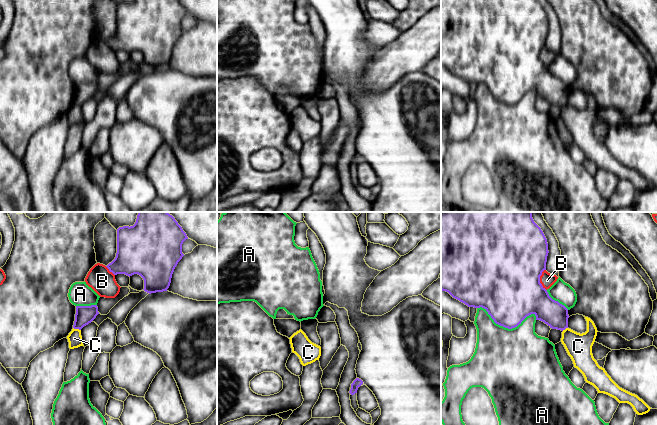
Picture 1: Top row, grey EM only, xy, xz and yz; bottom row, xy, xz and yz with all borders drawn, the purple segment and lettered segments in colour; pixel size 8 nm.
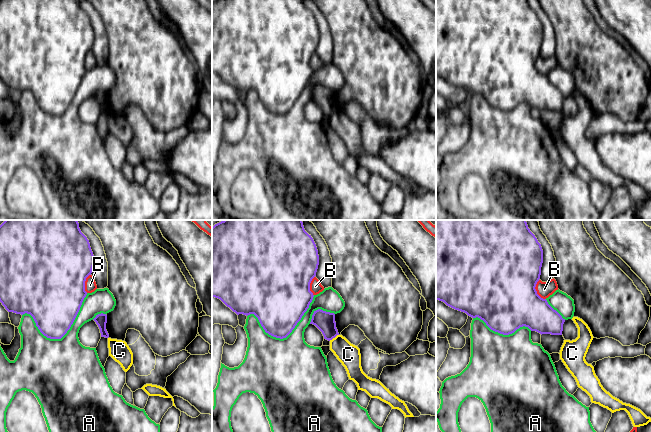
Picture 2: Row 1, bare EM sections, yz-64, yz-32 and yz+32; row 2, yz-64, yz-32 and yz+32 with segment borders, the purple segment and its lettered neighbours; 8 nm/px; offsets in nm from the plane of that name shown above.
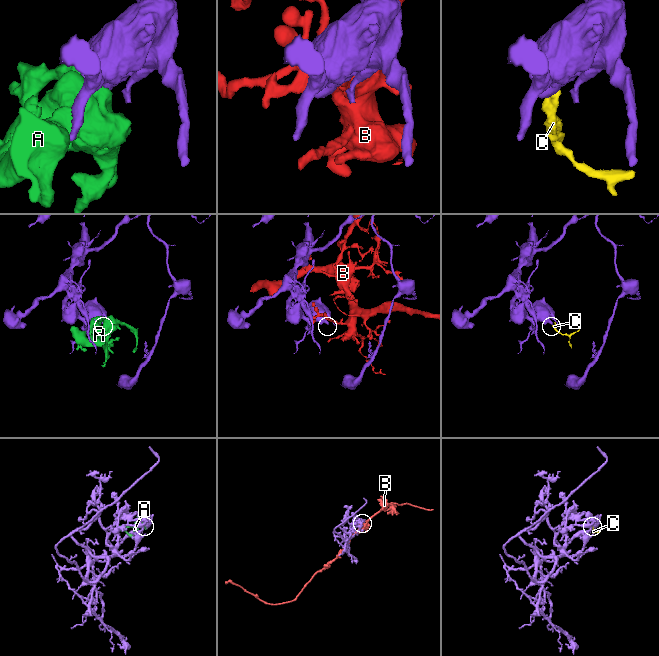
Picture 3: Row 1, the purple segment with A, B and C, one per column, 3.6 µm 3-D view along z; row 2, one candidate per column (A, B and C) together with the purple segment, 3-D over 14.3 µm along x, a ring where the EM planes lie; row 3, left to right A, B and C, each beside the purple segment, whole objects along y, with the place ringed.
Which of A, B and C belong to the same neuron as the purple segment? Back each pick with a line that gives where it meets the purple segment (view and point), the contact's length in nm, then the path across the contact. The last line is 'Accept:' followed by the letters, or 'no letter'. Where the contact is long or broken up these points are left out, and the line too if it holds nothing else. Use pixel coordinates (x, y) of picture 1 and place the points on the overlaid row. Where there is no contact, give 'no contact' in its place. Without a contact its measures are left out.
Accept: no letter

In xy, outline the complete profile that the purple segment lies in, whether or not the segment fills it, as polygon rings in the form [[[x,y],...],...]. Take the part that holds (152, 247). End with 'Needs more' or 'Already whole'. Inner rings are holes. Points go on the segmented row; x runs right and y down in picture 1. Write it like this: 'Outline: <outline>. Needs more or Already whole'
Outline: [[[138,212],[133,226],[117,229],[116,257],[106,267],[114,275],[140,275],[149,294],[167,291],[186,239],[168,212]]]. Already whole

